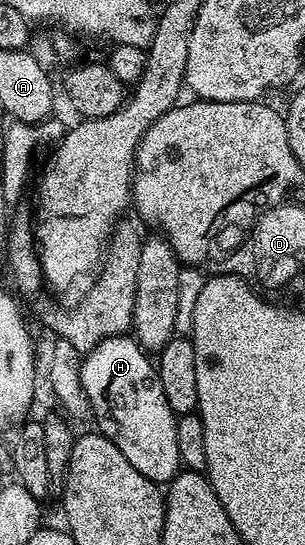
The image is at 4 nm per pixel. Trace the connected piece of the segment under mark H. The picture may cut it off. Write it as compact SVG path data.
M132 336L104 338L81 358L82 386L99 433L127 456L135 472L143 472L152 482L168 484L182 469L175 437L177 418L168 406L156 365L149 363L149 358Z

